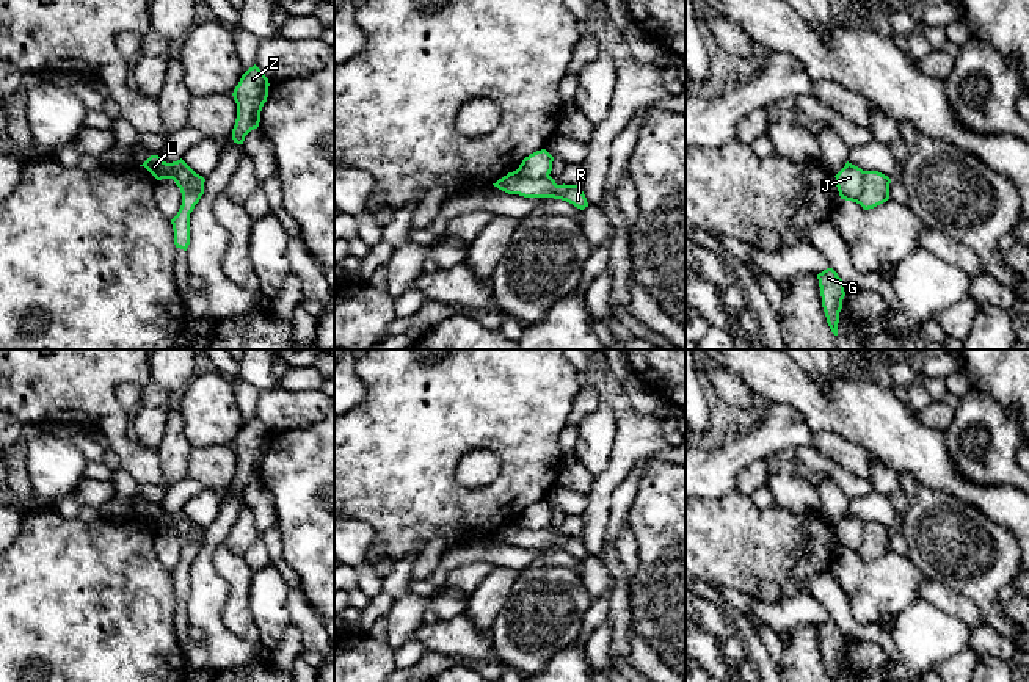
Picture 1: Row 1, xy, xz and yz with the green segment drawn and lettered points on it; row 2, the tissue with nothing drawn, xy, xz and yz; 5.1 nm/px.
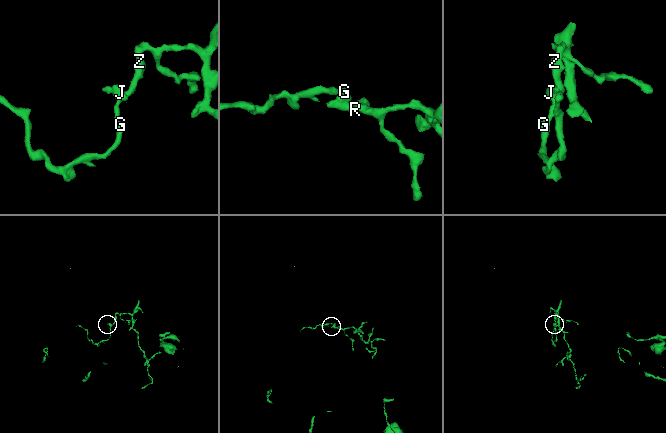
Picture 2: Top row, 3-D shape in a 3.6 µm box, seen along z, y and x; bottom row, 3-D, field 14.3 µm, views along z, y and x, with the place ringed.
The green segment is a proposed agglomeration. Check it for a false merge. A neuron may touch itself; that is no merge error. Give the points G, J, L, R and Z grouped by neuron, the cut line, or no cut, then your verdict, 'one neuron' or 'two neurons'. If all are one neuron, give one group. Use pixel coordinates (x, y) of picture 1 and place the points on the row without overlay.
G L R Z / J | xy (168, 515), (179, 530), (189, 530), (195, 524) | two neurons

